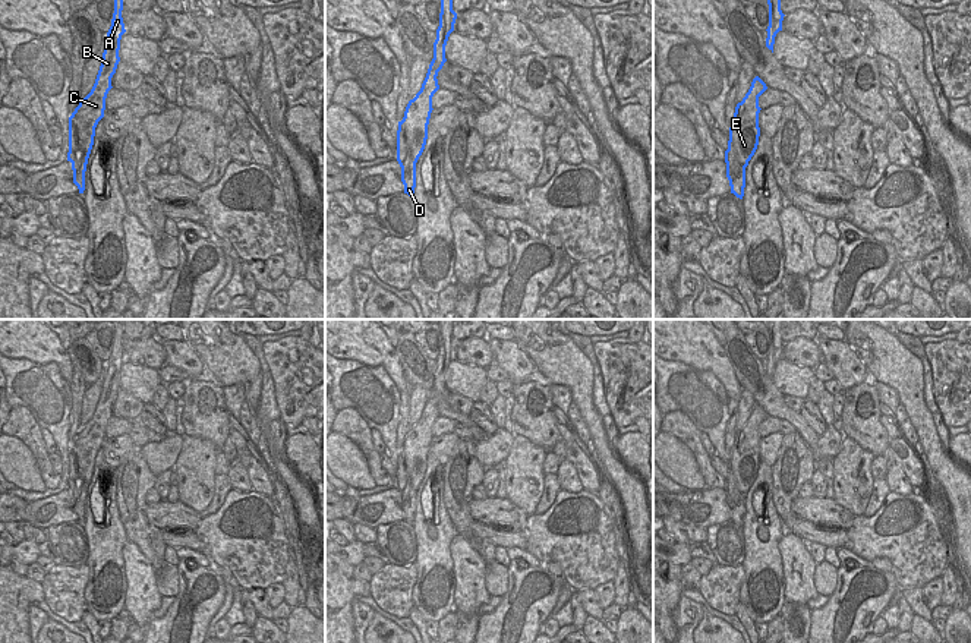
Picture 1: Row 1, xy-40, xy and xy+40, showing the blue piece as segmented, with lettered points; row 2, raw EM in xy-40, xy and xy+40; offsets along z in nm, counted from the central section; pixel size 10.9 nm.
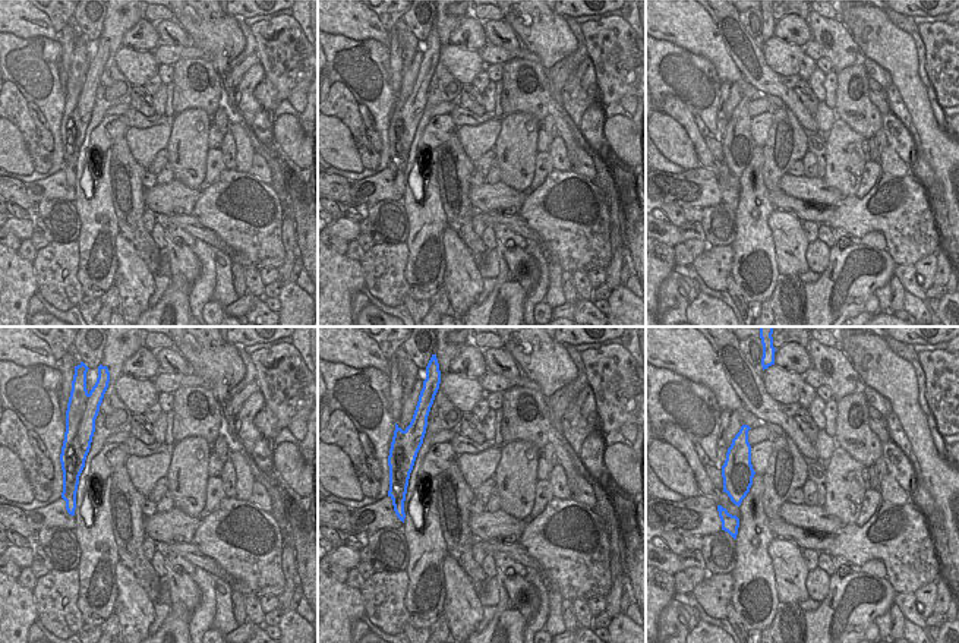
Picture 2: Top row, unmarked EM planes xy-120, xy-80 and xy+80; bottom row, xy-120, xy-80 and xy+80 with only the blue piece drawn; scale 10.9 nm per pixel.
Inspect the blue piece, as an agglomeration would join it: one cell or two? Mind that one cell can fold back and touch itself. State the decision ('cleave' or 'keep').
cleave

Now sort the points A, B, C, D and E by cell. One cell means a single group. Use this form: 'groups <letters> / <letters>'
groups A B C E / D

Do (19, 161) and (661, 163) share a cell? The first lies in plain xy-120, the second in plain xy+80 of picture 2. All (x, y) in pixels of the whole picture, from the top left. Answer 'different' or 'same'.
different

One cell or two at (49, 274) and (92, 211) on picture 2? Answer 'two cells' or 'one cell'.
two cells

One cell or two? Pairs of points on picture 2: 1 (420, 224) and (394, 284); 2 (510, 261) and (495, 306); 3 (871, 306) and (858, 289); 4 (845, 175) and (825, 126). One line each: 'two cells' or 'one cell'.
1: two cells
2: one cell
3: two cells
4: two cells

